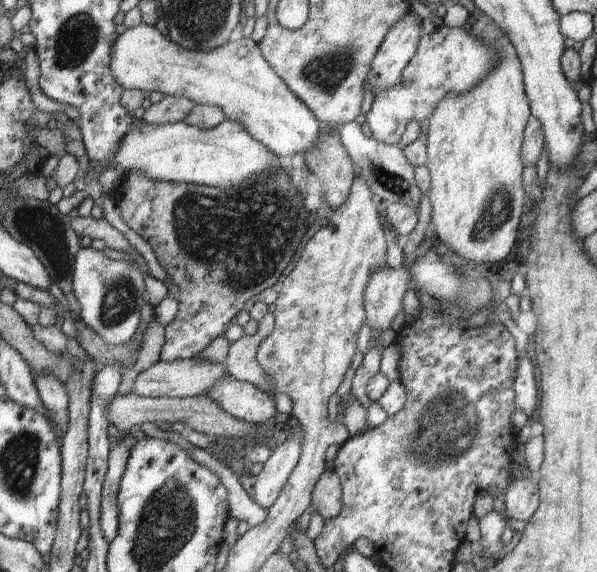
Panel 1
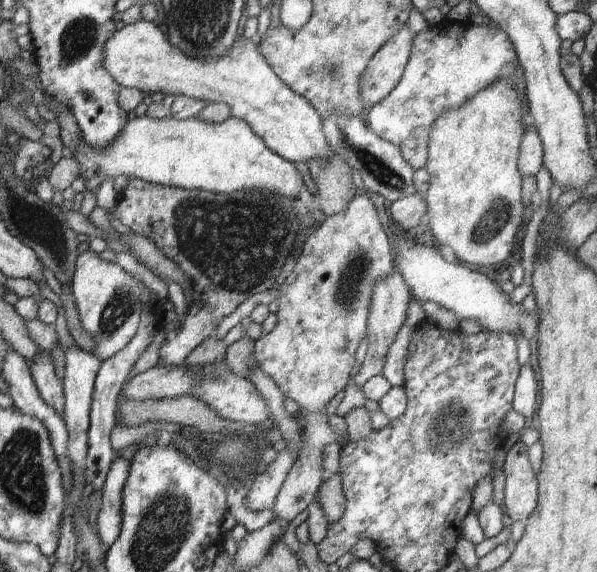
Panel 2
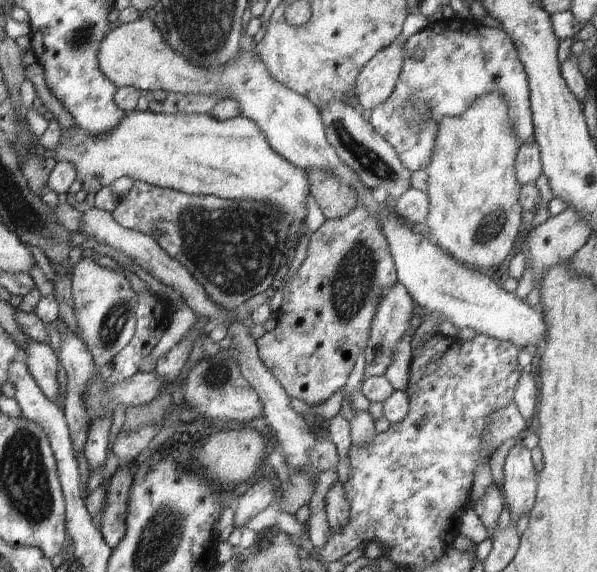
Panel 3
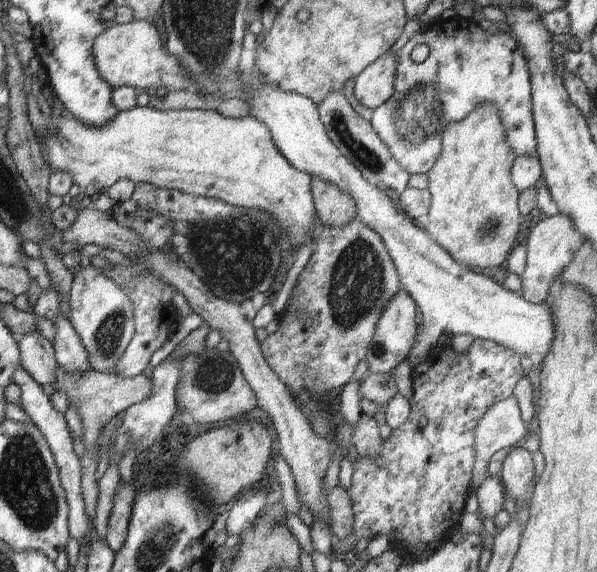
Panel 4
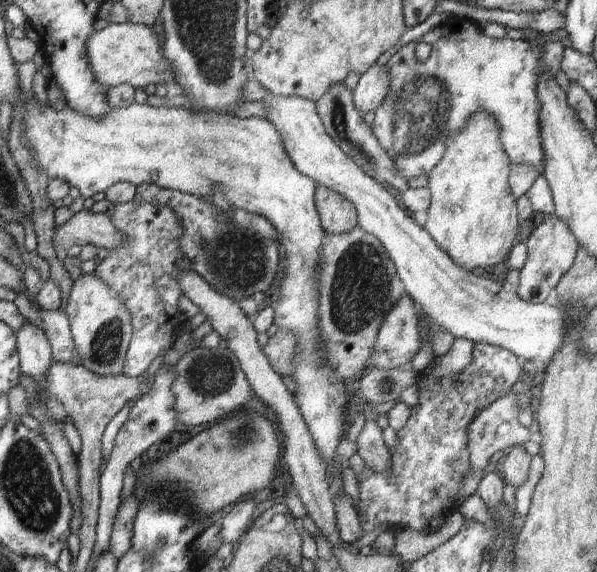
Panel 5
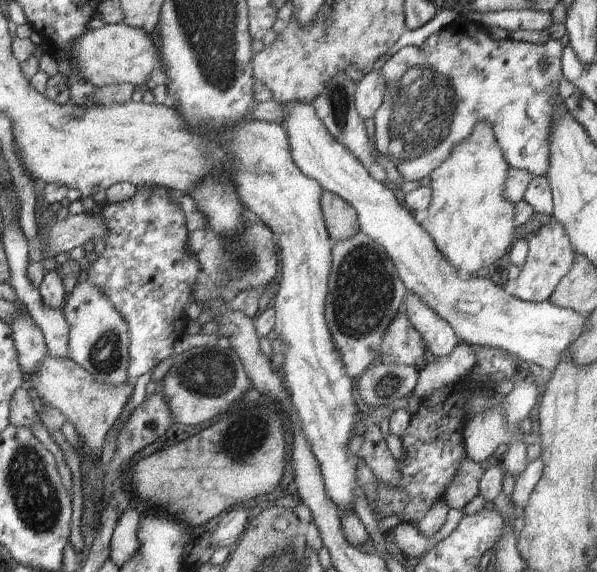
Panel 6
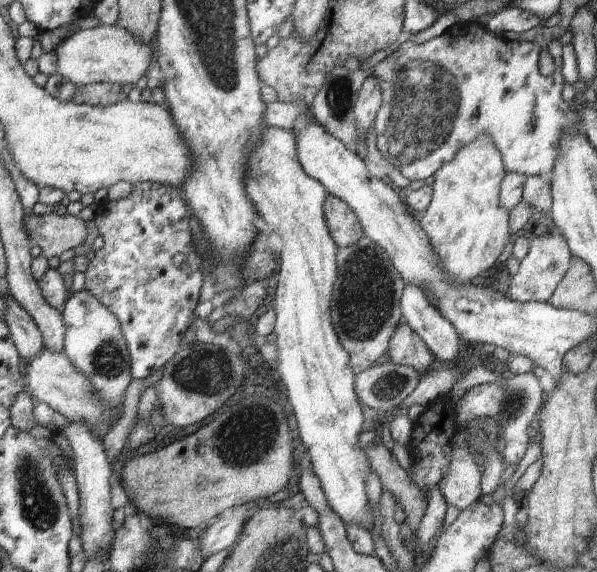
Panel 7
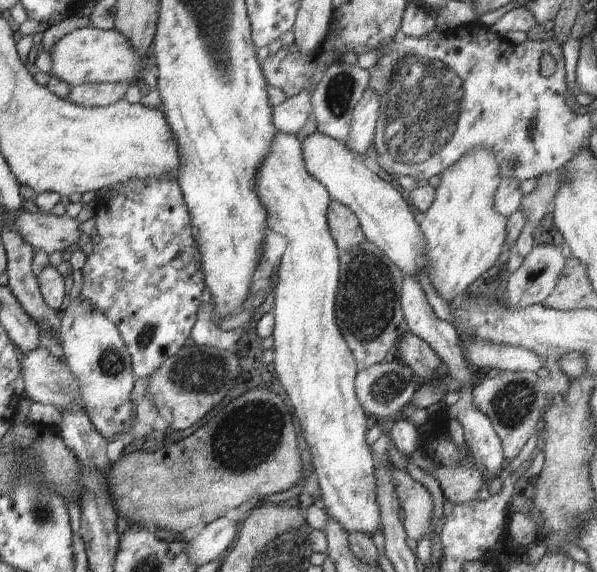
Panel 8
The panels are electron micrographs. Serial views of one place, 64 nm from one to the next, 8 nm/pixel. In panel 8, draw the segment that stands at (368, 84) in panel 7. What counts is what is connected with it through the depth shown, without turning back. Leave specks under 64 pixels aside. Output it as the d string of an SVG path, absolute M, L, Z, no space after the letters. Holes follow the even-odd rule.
M368 86L352 113L352 126L346 146L354 155L365 156L367 148L373 143L379 115L378 95Z

